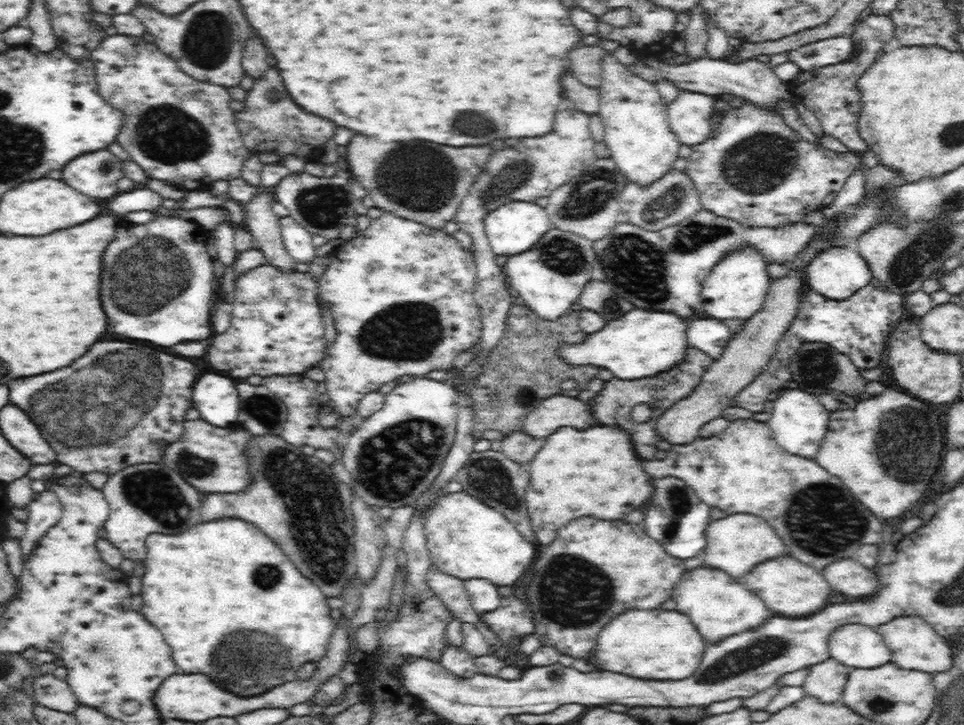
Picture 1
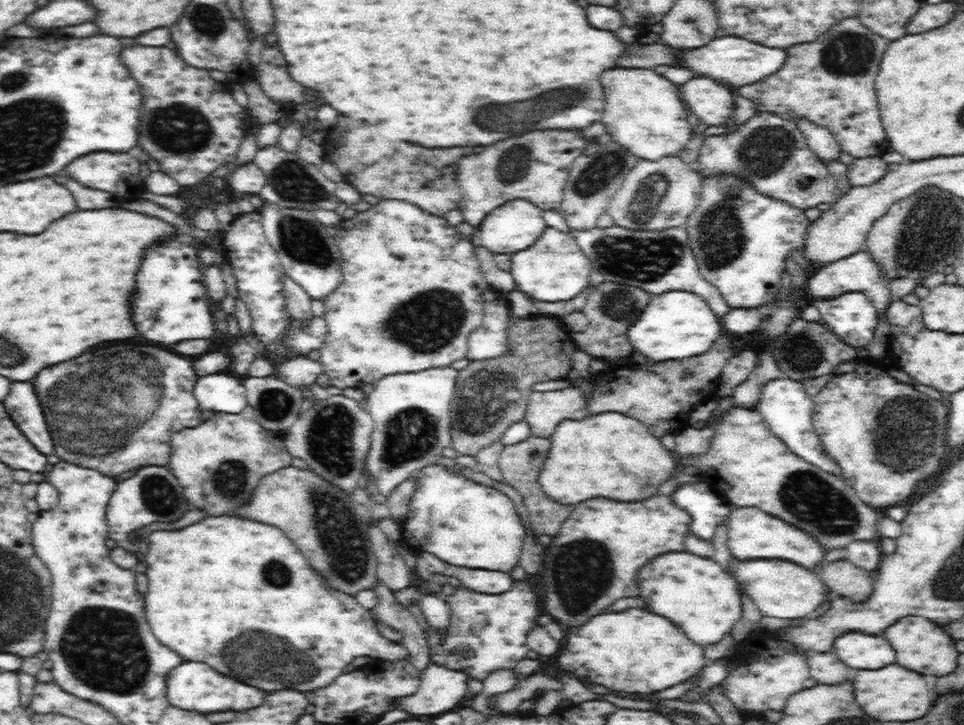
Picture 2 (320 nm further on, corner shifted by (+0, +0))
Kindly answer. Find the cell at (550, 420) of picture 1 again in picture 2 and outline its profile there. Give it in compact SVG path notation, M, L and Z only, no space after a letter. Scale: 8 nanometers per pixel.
M578 387L532 391L525 404L523 420L535 437L550 438L554 429L567 420L581 421L588 416L587 398Z

